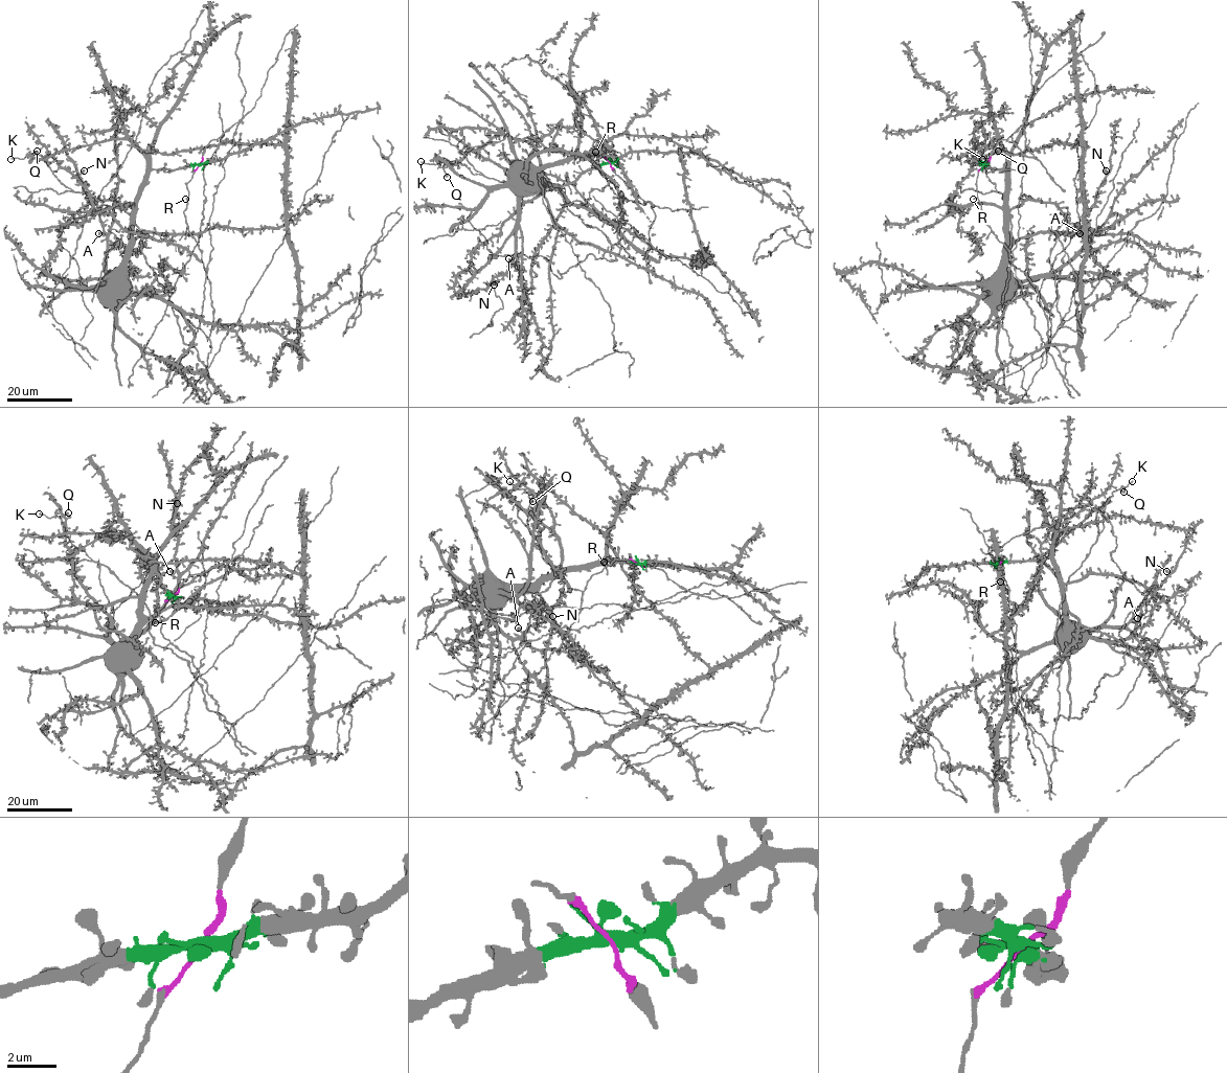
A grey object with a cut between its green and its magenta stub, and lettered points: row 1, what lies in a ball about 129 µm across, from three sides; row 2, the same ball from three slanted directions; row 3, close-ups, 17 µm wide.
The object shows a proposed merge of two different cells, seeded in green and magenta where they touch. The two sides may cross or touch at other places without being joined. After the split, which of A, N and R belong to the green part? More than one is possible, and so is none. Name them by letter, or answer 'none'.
A, N

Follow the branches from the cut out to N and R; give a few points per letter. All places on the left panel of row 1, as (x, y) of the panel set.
N: (200, 164), (150, 172), (137, 203), (130, 258), (112, 280), (106, 273), (100, 211), (83, 188), (84, 169)
R: (200, 164), (186, 184), (186, 199)

